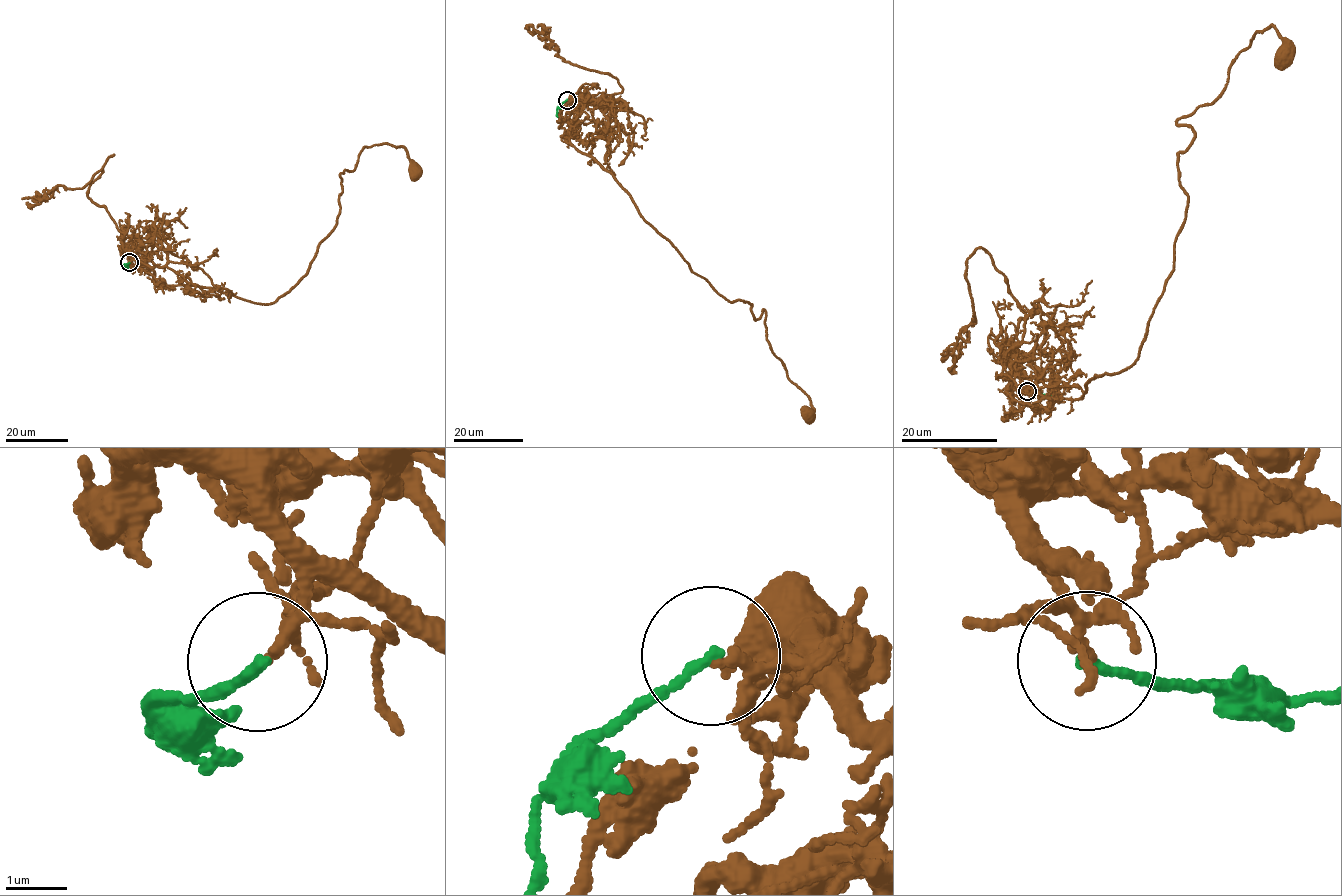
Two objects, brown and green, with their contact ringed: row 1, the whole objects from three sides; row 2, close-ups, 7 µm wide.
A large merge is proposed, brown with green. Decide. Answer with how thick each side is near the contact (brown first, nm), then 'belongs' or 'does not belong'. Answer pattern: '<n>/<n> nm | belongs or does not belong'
110/150 nm | does not belong

